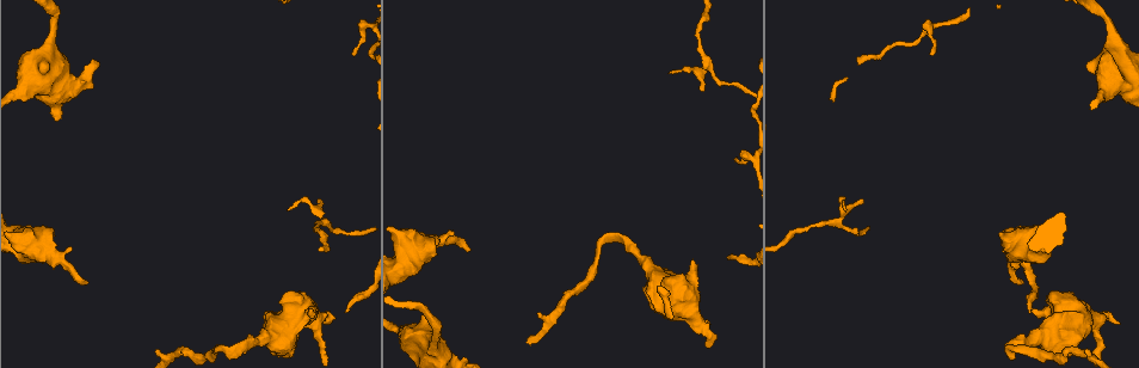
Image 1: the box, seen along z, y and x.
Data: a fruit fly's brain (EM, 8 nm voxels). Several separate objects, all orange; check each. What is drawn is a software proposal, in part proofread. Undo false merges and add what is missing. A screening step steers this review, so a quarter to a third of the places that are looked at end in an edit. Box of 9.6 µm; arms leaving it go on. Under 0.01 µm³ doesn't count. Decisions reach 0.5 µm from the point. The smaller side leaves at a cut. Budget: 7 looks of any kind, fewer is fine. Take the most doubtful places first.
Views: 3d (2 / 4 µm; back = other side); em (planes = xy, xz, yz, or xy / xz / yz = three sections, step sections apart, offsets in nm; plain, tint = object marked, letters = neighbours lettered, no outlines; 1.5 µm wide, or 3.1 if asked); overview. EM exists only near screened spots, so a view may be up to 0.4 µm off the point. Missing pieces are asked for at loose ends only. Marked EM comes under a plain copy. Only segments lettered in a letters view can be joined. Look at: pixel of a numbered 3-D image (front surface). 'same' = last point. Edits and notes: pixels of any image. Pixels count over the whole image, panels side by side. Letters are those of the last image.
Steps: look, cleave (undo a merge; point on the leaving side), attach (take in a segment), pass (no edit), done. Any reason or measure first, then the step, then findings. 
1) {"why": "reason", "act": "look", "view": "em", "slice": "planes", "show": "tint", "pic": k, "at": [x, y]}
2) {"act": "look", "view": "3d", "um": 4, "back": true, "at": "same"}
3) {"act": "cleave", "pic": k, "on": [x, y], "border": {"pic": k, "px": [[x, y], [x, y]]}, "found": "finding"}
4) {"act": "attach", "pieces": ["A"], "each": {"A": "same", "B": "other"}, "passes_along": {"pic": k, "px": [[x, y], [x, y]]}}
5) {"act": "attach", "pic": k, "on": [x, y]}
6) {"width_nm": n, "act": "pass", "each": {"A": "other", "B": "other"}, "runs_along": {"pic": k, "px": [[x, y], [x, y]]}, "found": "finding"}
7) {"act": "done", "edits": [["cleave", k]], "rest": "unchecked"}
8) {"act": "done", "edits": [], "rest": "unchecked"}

{"why": "branch stops here", "act": "look", "view": "3d", "um": 2, "back": true, "pic": 1, "at": [467, 251]}

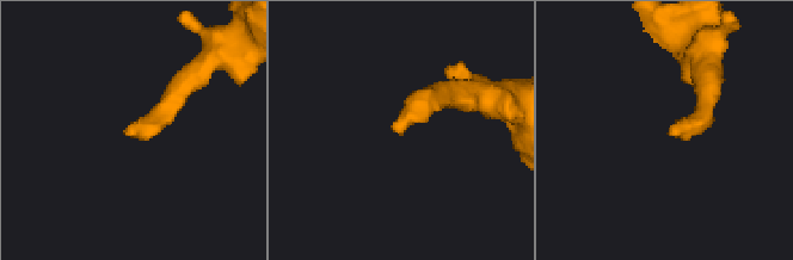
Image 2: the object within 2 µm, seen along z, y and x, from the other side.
{"why": "need the tissue", "act": "look", "view": "em", "slice": "planes", "show": "letters", "pic": 2, "at": [669, 131]}

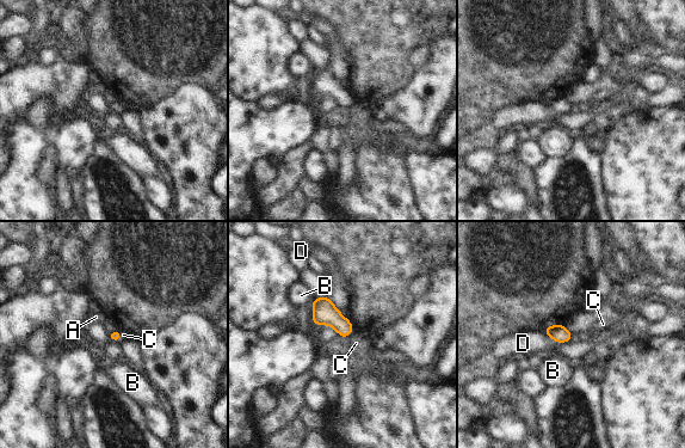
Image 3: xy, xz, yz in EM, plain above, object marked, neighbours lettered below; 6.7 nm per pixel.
{"act": "pass", "each": {"A": "other", "B": "other", "C": "other", "D": "other"}, "border": {"pic": 3, "px": [[353, 330], [345, 337]]}, "found": "no lettered segment goes on from it"}

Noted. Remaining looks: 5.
{"why": "thin end", "act": "look", "view": "em", "slice": "planes", "show": "letters", "pic": 1, "at": [1029, 310]}

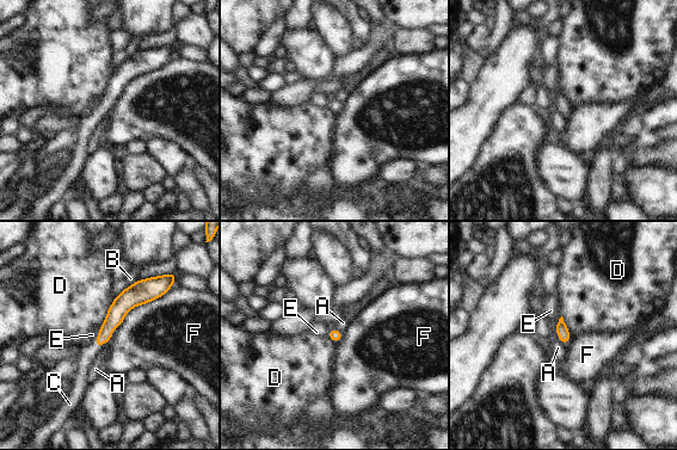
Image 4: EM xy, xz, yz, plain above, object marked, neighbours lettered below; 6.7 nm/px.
{"act": "attach", "pieces": ["C"], "each": {"A": "other", "B": "other", "C": "same", "D": "other", "E": "other", "F": "other"}, "passes_along": {"pic": 4, "px": [[115, 316], [96, 339], [87, 352]]}, "found": "it goes on there"}

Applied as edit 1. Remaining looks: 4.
{"why": "stops while still wide", "act": "look", "view": "3d", "um": 4, "pic": 1, "at": [326, 322]}

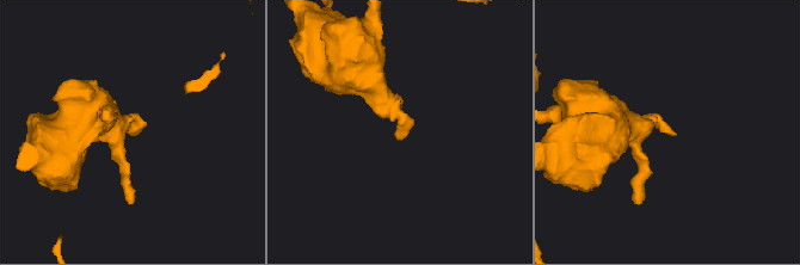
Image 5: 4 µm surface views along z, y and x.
{"act": "look", "view": "em", "slice": "planes", "show": "letters", "pic": 5, "at": [672, 133]}

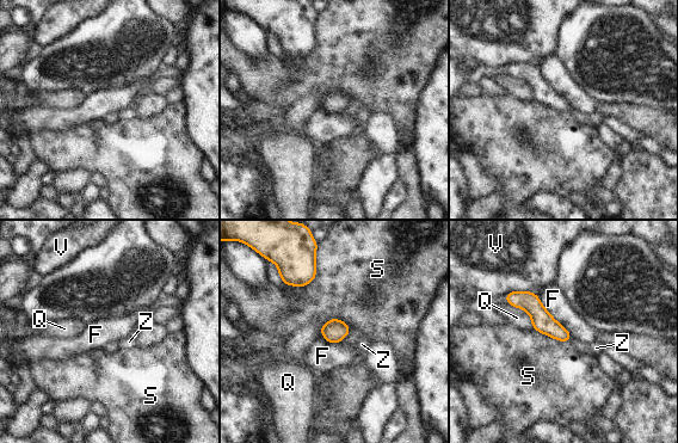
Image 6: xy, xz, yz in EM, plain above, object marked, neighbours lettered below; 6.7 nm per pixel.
{"act": "pass", "each": {"F": "other", "Q": "other", "S": "other", "V": "other", "Z": "other"}, "runs_along": {"pic": 6, "px": [[509, 297], [524, 300], [566, 338]]}, "found": "none of them fits"}

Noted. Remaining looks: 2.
{"act": "done", "edits": [["attach", 4]], "rest": "unchecked"}

